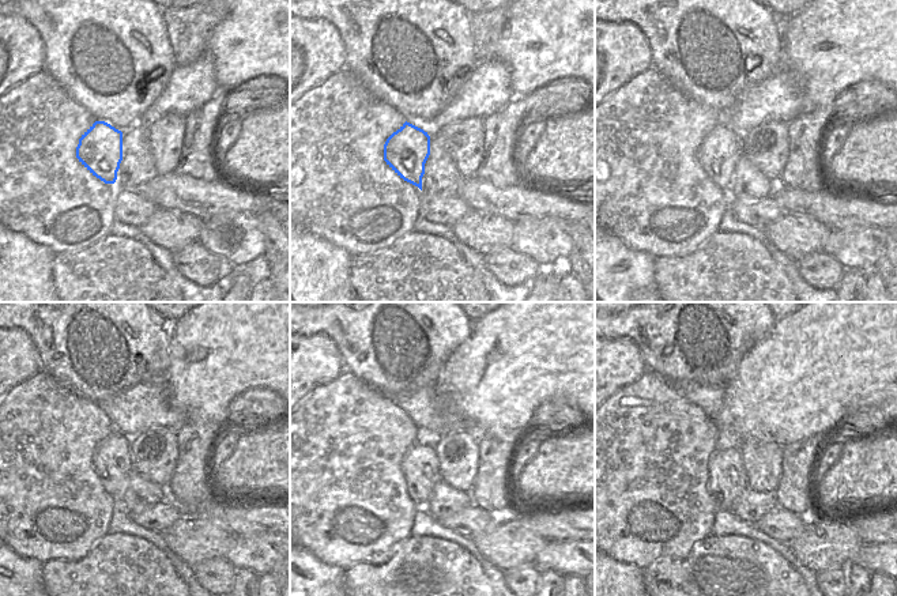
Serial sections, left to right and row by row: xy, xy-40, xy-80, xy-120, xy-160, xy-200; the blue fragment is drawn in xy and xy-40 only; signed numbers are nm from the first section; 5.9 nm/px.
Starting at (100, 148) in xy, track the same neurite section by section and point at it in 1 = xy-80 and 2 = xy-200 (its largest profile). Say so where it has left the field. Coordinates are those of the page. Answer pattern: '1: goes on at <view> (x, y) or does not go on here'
1: goes on at xy-80 (719, 151)
2: goes on at xy-200 (727, 479)

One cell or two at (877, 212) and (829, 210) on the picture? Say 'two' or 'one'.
one

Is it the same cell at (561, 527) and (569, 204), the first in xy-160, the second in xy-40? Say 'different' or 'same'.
same

